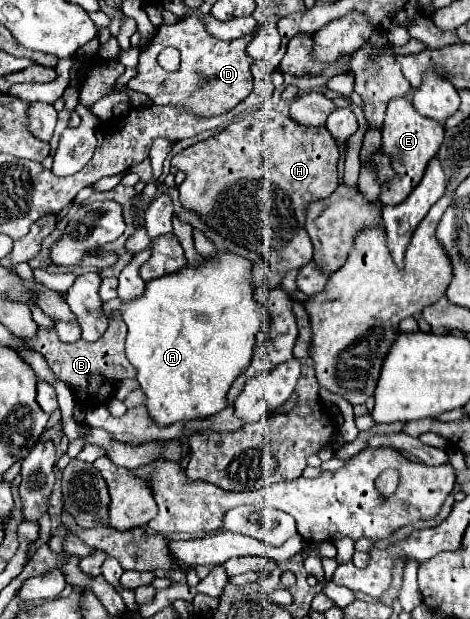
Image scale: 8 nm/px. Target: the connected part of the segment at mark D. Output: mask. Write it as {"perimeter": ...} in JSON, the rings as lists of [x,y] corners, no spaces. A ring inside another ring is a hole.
{"perimeter":[[[185,16],[177,24],[161,24],[155,36],[139,54],[137,76],[129,80],[129,88],[147,94],[155,104],[181,106],[199,116],[213,116],[231,110],[241,100],[253,92],[253,58],[245,52],[251,36],[237,40],[221,40],[207,32],[205,24],[195,16]],[[173,46],[181,50],[181,68],[177,72],[167,72],[159,66],[157,56],[163,48]]]}

